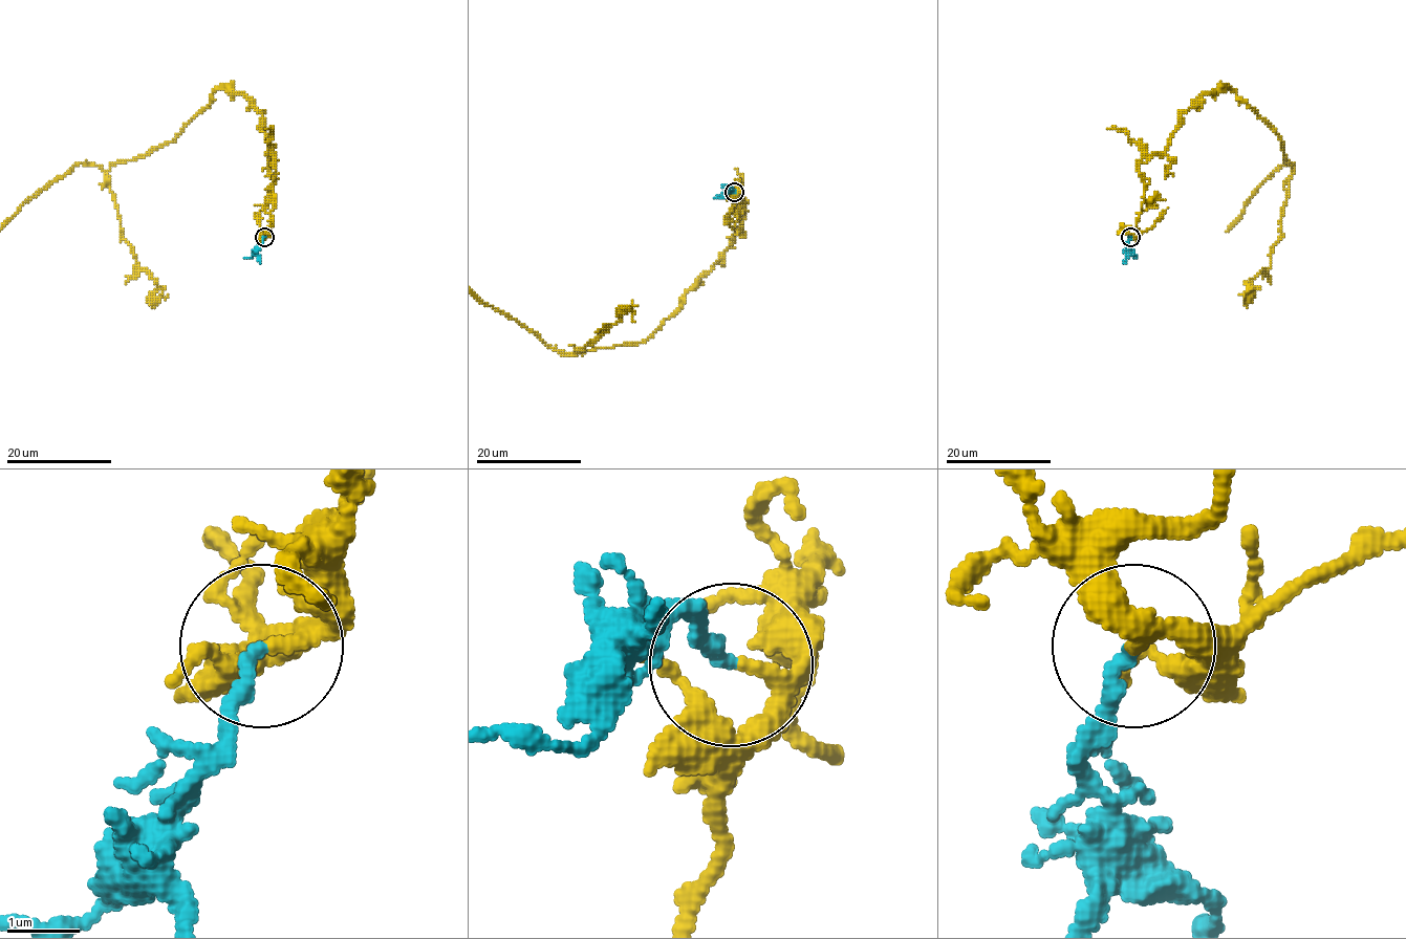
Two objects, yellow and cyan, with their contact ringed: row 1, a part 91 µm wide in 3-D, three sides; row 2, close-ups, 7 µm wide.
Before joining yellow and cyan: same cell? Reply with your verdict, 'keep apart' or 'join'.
join

